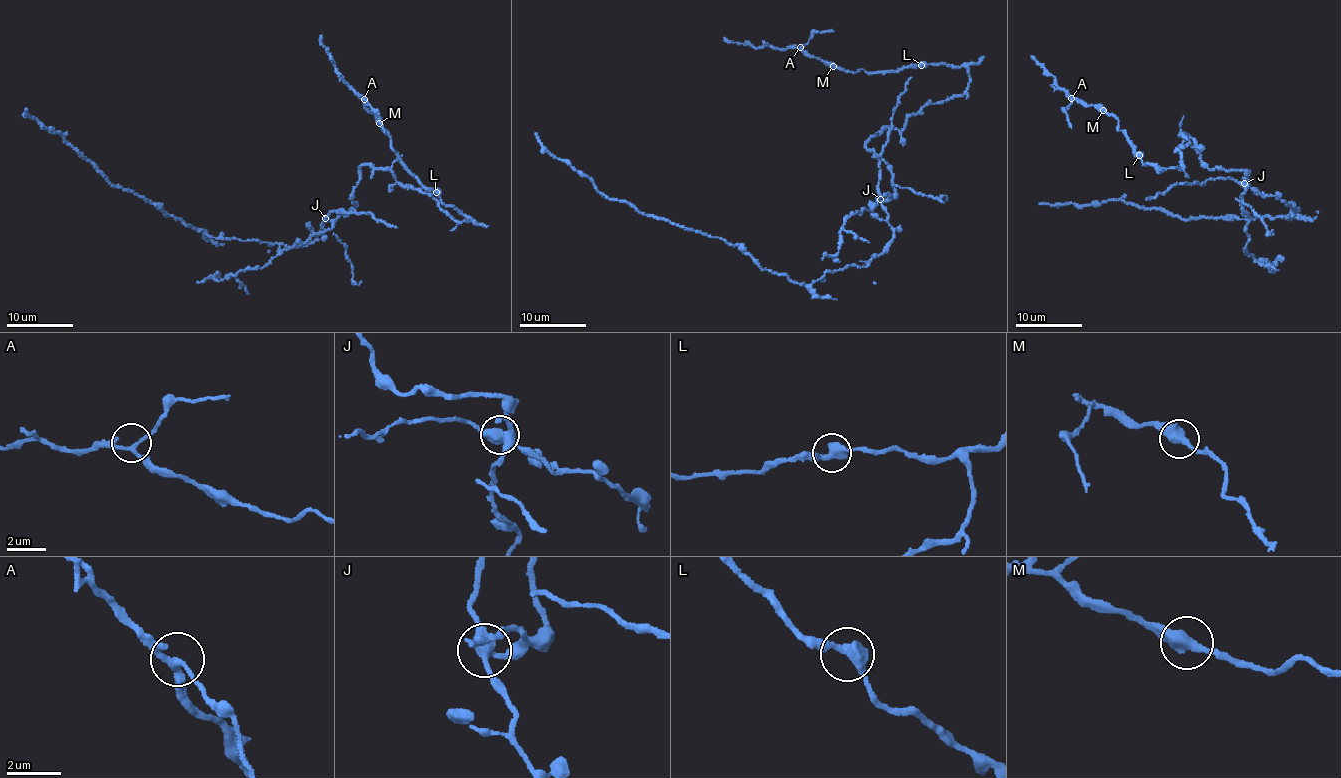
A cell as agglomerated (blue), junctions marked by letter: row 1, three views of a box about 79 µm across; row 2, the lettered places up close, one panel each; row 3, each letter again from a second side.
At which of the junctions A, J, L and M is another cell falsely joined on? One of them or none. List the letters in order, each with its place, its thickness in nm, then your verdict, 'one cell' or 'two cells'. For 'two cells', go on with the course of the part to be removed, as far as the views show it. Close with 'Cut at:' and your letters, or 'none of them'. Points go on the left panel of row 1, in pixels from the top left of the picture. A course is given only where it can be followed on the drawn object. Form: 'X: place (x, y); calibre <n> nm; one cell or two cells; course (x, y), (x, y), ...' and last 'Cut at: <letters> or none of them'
A: place (364, 99); calibre 190 nm; one cell
J: place (325, 218); calibre 360 nm; two cells; course (325, 219), (316, 239), (304, 245), (218, 239), (113, 187), (26, 108)
L: place (436, 192); calibre 440 nm; one cell
M: place (379, 123); calibre 460 nm; one cell
Cut at: J

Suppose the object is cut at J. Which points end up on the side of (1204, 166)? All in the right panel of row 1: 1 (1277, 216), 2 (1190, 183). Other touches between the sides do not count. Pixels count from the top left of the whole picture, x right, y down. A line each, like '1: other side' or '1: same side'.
1: other side
2: other side

